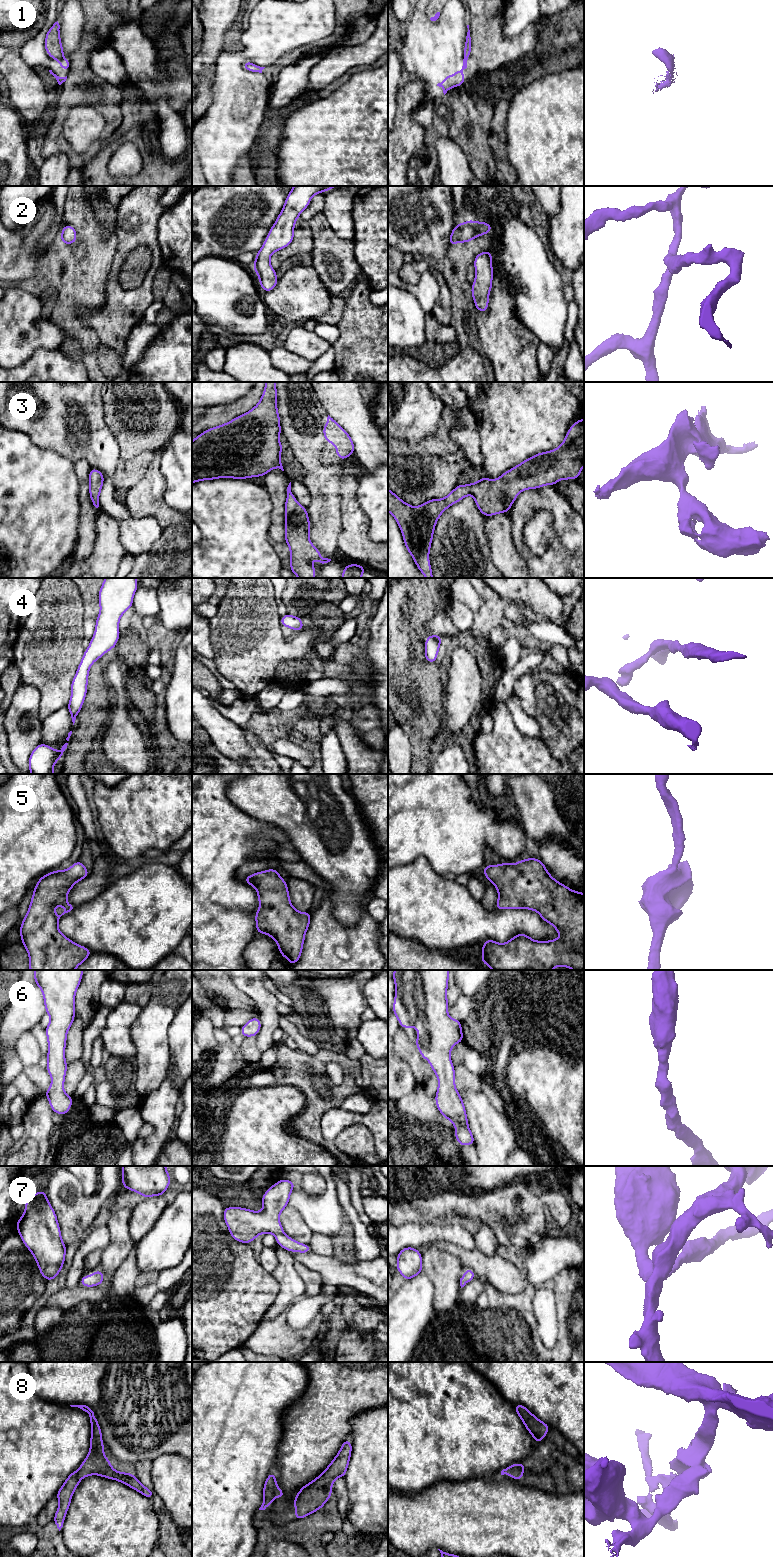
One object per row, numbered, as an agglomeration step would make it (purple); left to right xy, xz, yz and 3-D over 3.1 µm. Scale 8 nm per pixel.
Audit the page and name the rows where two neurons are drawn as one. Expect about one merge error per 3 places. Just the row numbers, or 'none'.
1

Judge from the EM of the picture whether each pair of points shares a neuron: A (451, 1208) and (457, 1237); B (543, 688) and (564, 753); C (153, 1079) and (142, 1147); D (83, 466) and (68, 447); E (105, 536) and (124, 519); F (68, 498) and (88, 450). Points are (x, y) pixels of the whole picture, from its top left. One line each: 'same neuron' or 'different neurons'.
A: different neurons
B: same neuron
C: different neurons
D: different neurons
E: different neurons
F: different neurons

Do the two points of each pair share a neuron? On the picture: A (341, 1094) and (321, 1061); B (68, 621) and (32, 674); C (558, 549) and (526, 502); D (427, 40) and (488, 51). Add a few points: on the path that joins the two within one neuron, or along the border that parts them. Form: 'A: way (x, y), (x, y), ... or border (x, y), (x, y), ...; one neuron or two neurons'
A: way (330, 1093), (319, 1083), (319, 1072); one neuron
B: way (58, 634), (58, 640), (48, 650), (44, 661); one neuron
C: way (561, 532), (561, 516), (547, 502), (543, 502); one neuron
D: way (442, 55), (448, 61), (473, 61); one neuron

